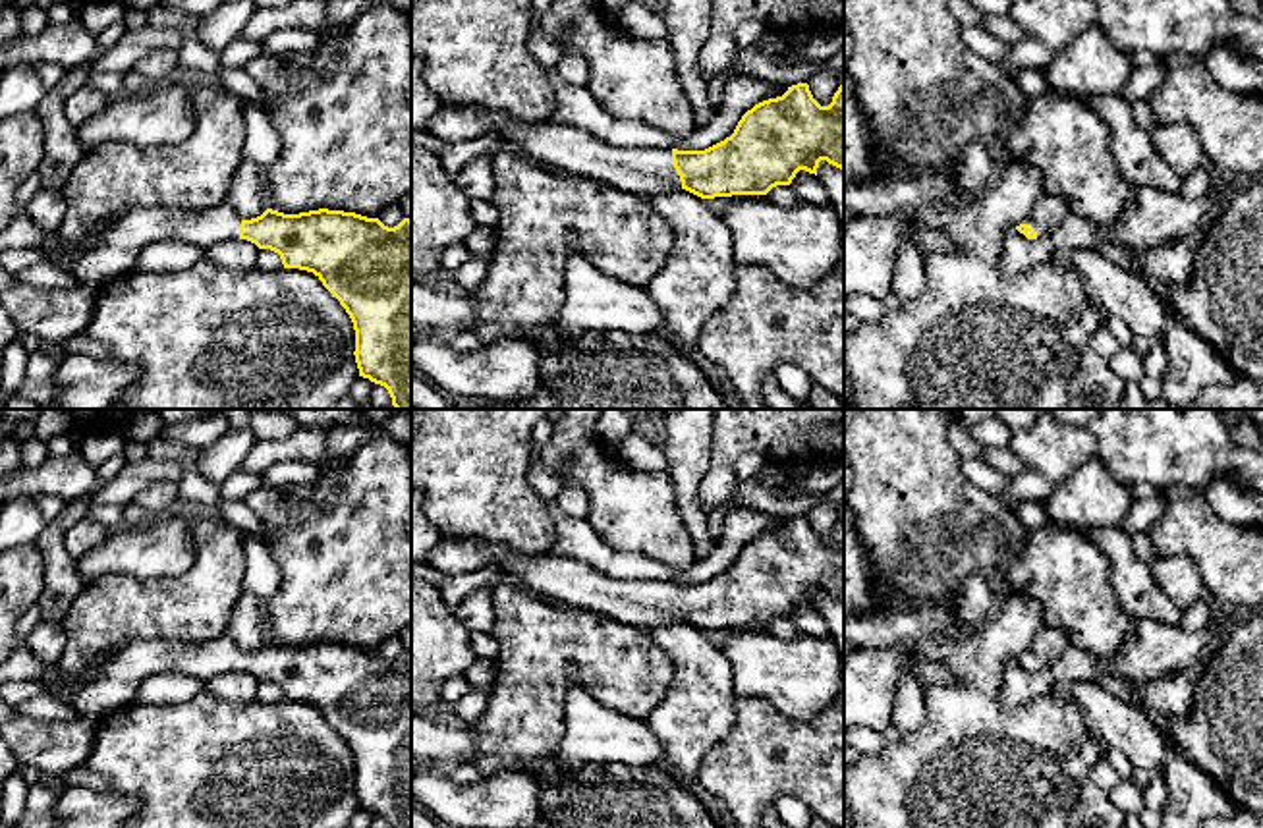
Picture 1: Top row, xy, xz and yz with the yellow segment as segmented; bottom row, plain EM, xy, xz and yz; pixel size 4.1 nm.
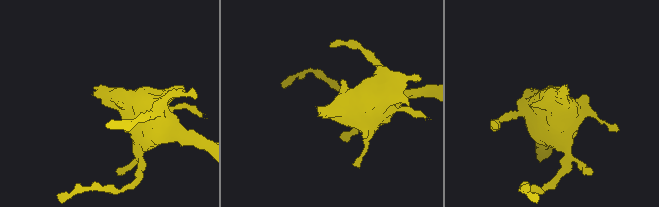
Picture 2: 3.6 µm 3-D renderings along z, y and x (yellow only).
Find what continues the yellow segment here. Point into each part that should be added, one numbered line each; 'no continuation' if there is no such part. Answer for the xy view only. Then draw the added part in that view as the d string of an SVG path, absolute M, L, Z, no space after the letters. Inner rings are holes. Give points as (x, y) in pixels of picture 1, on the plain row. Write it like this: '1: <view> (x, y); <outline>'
1: xy (111, 684); M226 633L207 643L135 641L93 664L75 685L56 685L48 677L8 681L0 687L0 699L15 706L42 693L70 693L79 714L100 720L131 704L135 691L151 676L176 672L207 681L216 674L238 672L241 652Z

